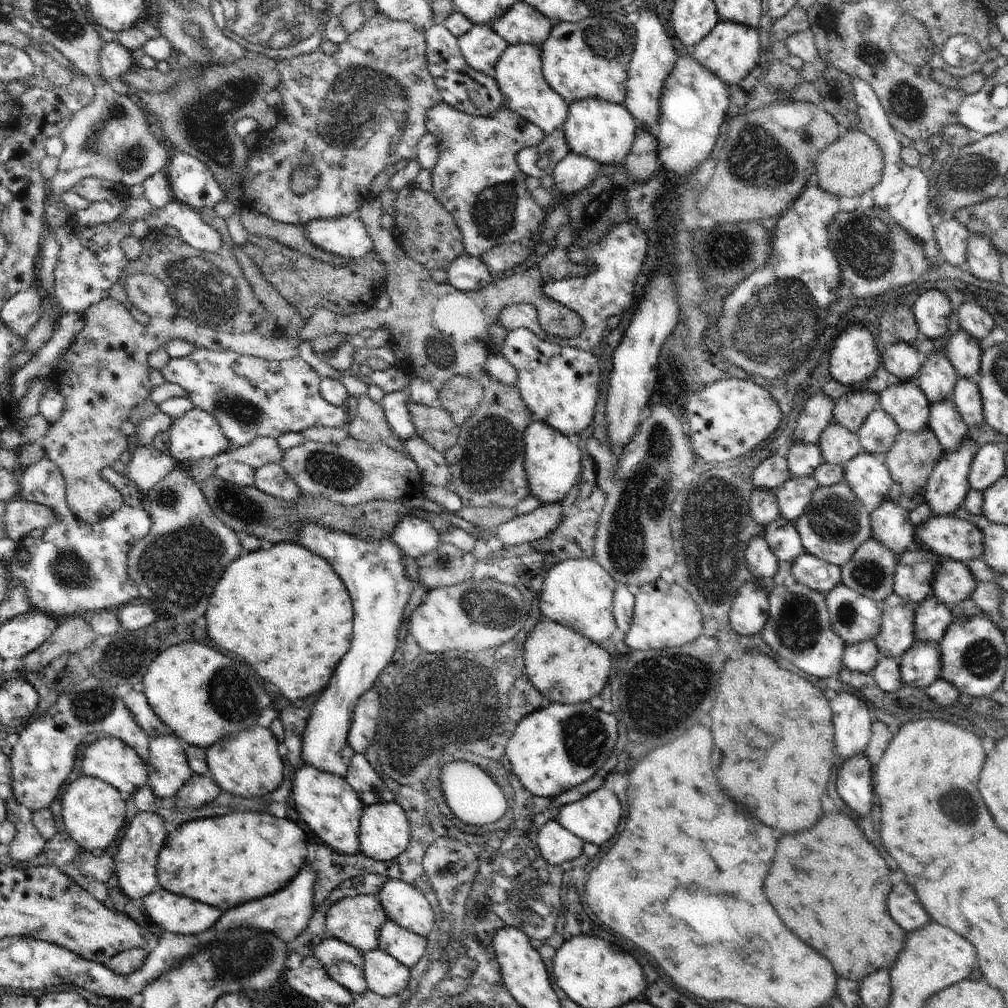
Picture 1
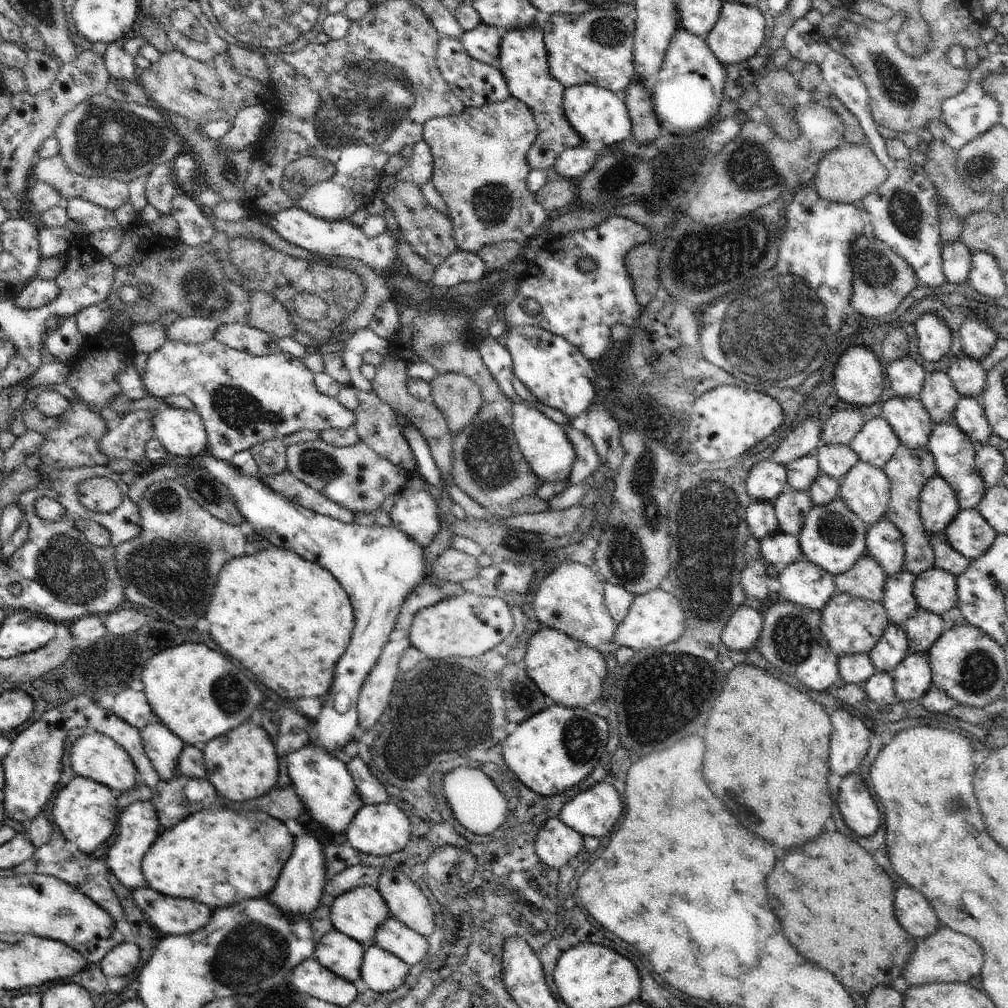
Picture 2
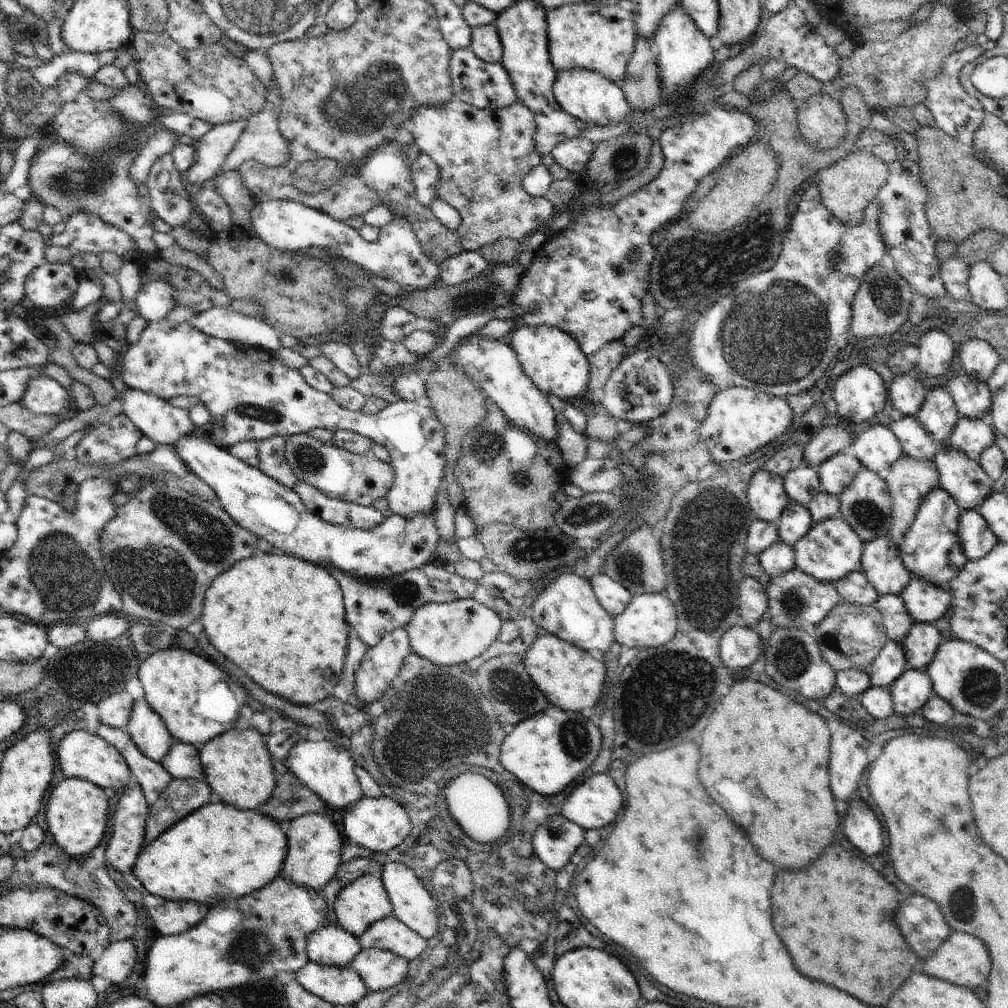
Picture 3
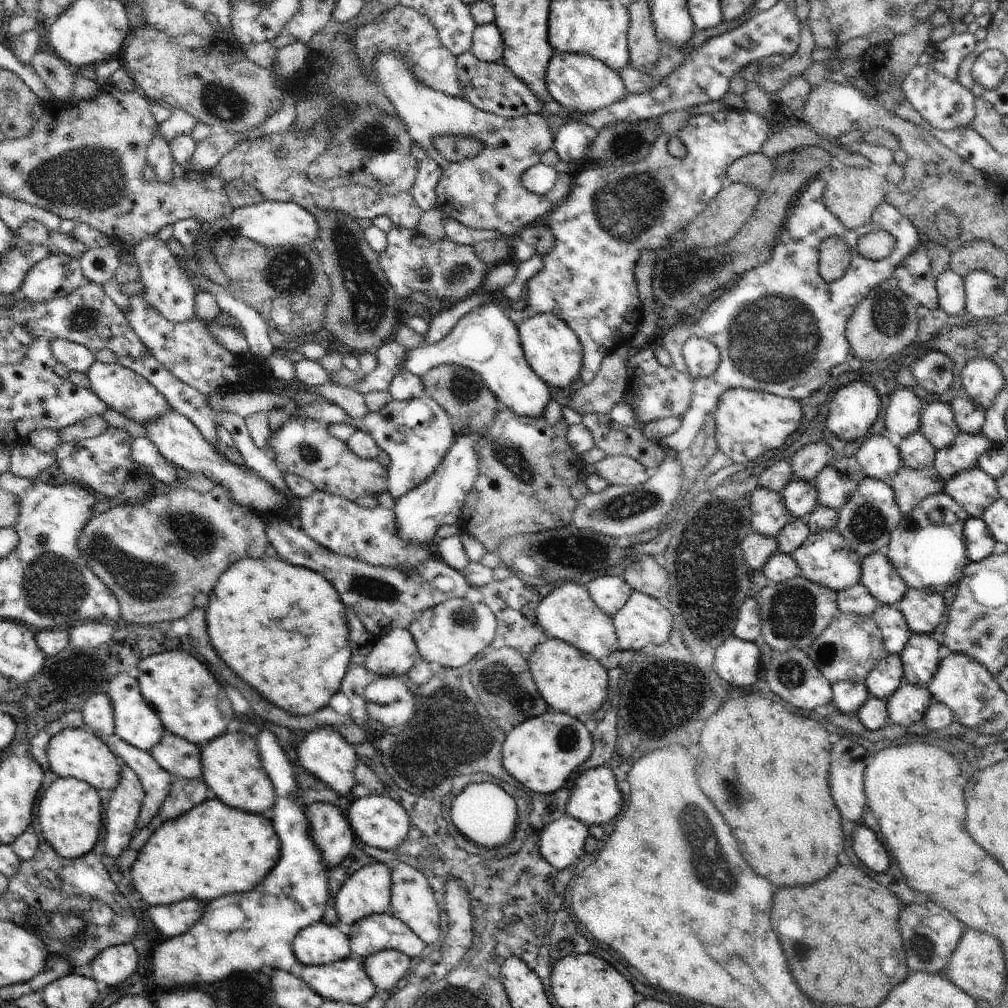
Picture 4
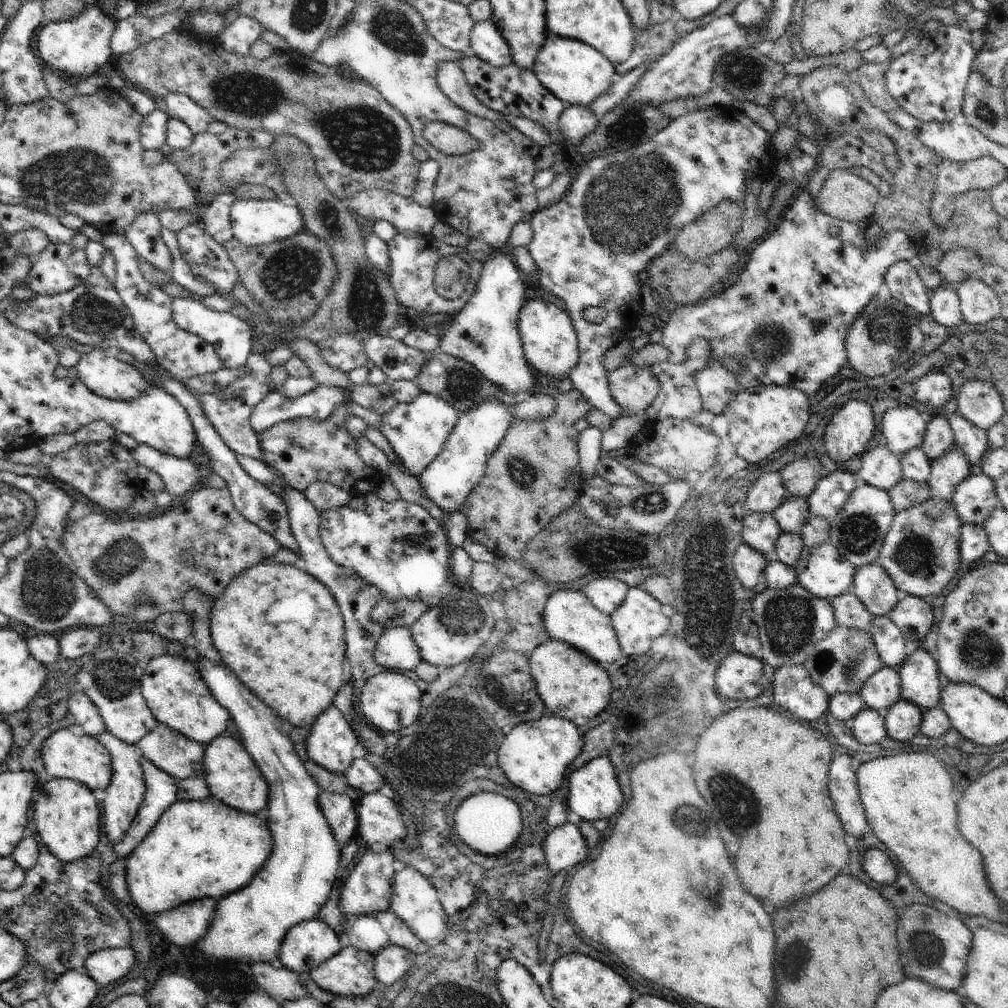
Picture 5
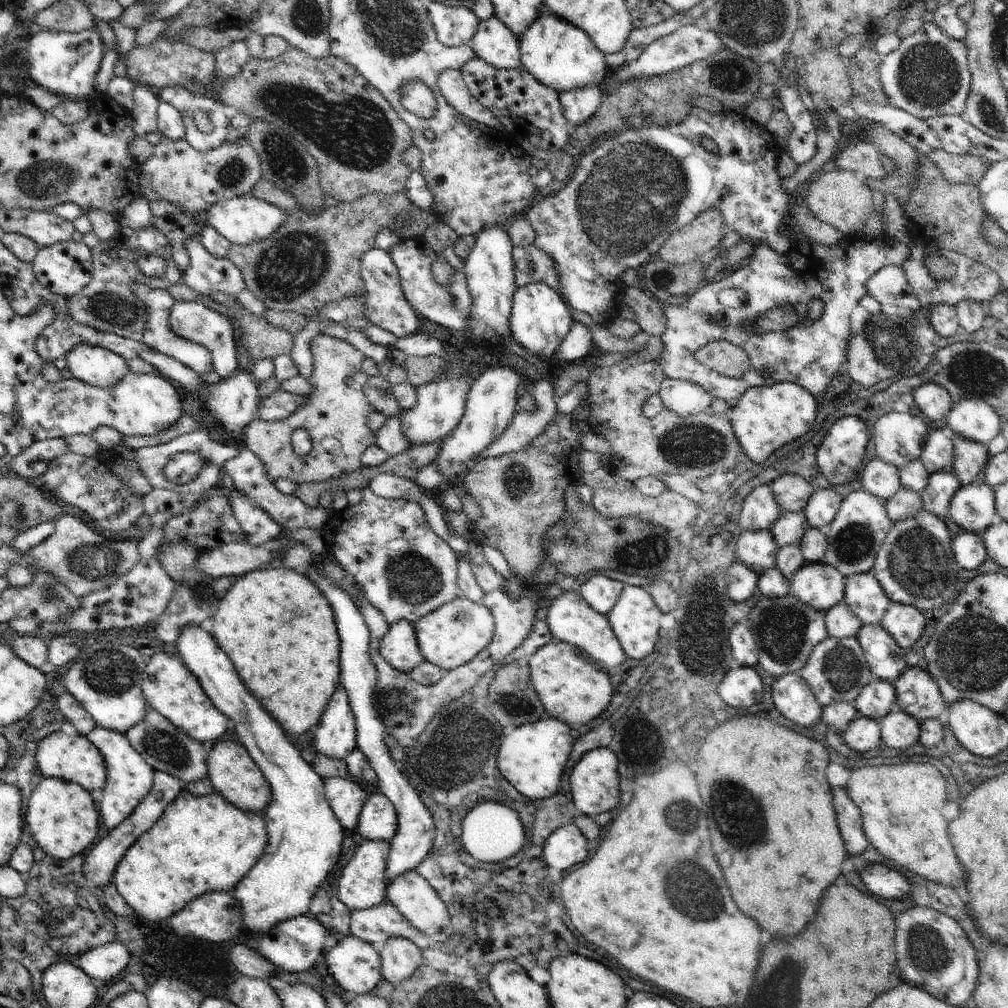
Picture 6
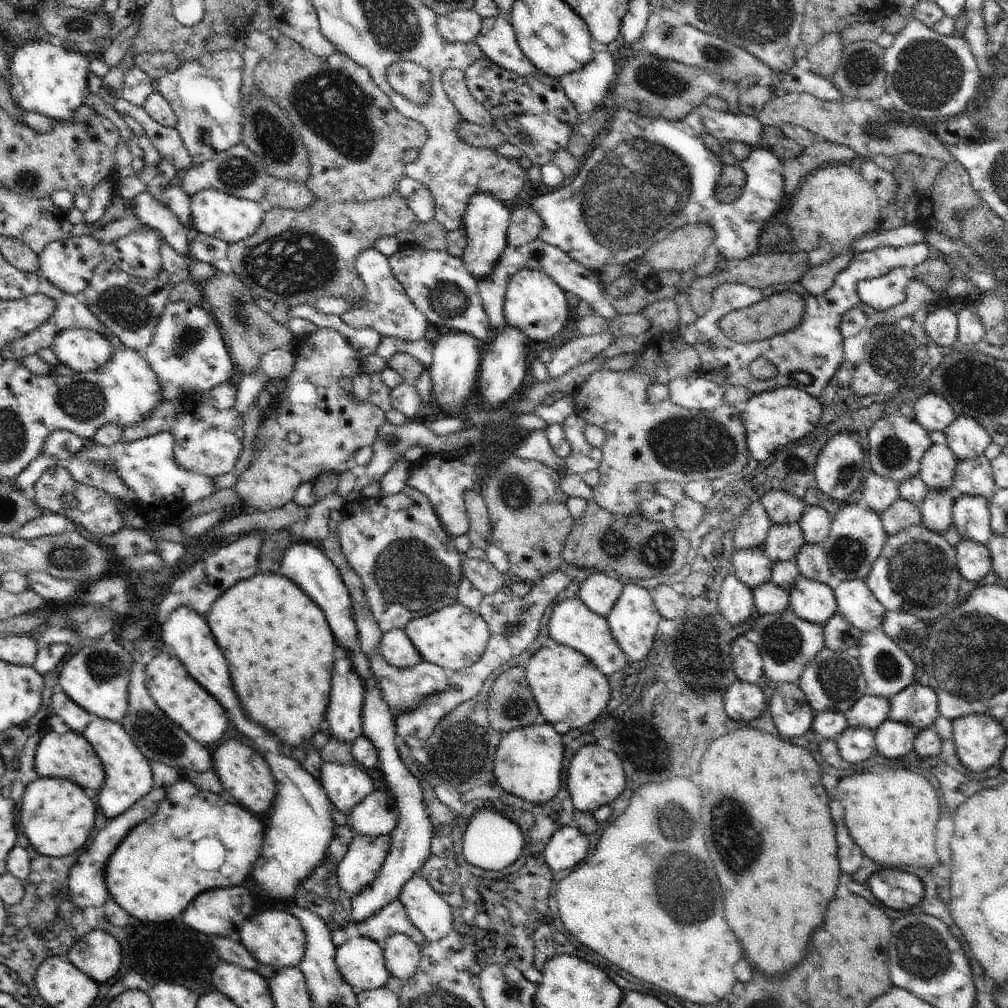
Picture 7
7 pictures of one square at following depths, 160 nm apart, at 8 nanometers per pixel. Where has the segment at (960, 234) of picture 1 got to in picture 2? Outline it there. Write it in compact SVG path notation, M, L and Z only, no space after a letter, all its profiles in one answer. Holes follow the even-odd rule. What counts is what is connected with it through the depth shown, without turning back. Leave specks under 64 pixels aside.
M961 240L943 246L942 267L948 284L964 284L969 280L972 256Z

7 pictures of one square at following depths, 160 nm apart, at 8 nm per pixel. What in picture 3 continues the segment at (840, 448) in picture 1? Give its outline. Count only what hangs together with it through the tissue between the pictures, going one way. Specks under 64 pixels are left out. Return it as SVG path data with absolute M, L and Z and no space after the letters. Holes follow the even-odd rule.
M837 452L817 467L820 490L840 496L860 468L861 462L856 457Z

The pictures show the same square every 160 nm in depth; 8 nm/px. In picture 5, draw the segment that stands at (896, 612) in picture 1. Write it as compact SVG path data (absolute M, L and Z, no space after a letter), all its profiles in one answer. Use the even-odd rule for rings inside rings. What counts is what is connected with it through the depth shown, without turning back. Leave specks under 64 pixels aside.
M883 665L864 683L860 694L868 707L888 709L901 698L900 667Z

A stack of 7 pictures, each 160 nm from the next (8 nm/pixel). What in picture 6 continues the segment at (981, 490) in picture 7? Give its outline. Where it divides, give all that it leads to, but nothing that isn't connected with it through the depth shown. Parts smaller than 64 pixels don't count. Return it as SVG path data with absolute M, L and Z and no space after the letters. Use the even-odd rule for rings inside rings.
M949 432L953 442L953 470L962 485L979 485L985 482L987 462L989 461L988 445L967 439L965 436Z

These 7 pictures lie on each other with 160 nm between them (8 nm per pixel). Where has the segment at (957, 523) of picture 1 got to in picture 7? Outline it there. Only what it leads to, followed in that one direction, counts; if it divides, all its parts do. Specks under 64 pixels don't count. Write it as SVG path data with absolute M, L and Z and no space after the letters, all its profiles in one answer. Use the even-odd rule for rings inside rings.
M963 539L957 548L957 565L966 580L978 581L991 572L992 557L984 543Z

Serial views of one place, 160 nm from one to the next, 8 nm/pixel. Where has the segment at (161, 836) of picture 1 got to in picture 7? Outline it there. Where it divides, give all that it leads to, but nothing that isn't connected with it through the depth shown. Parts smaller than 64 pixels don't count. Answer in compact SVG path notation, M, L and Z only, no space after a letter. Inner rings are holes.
M96 717L84 729L84 738L94 747L105 768L105 781L99 788L98 806L104 816L112 820L124 814L136 801L144 798L153 787L150 761L134 746L122 723Z

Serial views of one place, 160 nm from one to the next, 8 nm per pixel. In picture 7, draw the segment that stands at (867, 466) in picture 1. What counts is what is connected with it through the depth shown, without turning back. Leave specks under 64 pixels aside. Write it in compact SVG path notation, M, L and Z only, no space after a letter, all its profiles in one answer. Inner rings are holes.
M862 502L843 504L836 518L831 520L830 532L822 544L832 574L842 581L866 578L887 537L879 513Z

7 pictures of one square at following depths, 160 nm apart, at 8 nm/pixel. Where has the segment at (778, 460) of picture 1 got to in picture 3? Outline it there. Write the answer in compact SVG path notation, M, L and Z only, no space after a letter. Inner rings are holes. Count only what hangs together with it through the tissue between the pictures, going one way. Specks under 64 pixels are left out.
M757 470L750 479L747 499L754 518L774 522L779 520L782 511L790 503L790 498L783 489L784 479L779 474Z

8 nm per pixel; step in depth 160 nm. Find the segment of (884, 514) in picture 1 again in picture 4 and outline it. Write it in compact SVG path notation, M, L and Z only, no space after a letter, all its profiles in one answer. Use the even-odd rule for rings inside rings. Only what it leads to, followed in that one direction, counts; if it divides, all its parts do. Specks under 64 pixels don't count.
M884 550L876 551L862 559L859 581L880 604L885 605L896 604L909 589Z

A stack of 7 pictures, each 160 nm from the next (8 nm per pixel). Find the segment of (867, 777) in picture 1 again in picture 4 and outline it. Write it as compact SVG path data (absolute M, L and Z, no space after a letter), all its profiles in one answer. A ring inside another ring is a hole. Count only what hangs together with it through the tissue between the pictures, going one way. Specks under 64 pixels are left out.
M858 824L854 830L854 852L858 858L876 872L886 872L890 866L888 852L874 831L864 824Z

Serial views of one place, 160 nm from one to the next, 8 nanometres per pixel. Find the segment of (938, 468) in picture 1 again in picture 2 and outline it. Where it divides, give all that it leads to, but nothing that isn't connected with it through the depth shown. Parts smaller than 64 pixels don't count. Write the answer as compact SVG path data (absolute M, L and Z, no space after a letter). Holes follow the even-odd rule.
M940 475L930 478L919 497L919 514L926 534L944 534L946 526L950 526L960 512L958 498L948 482Z

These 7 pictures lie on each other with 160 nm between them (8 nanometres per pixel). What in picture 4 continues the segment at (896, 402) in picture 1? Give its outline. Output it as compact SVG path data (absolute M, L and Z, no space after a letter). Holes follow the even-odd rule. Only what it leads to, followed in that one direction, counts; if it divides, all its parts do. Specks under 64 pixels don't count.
M922 431L905 436L898 447L904 465L915 469L933 466L937 448L930 444Z

